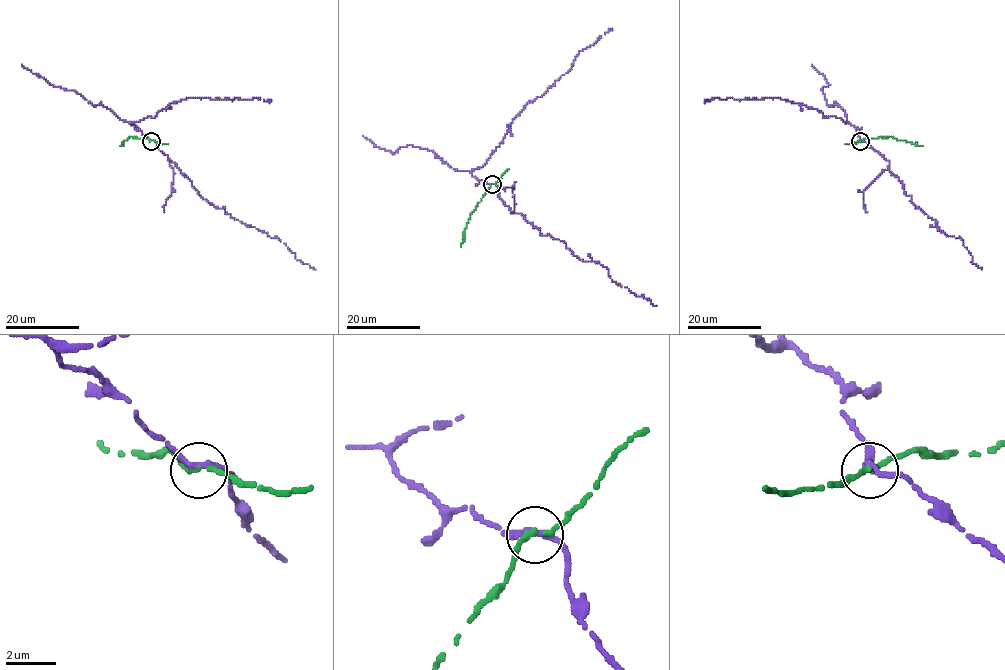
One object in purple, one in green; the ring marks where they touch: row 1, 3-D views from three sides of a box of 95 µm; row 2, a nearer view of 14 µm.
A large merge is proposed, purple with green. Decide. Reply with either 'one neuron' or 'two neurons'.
two neurons

